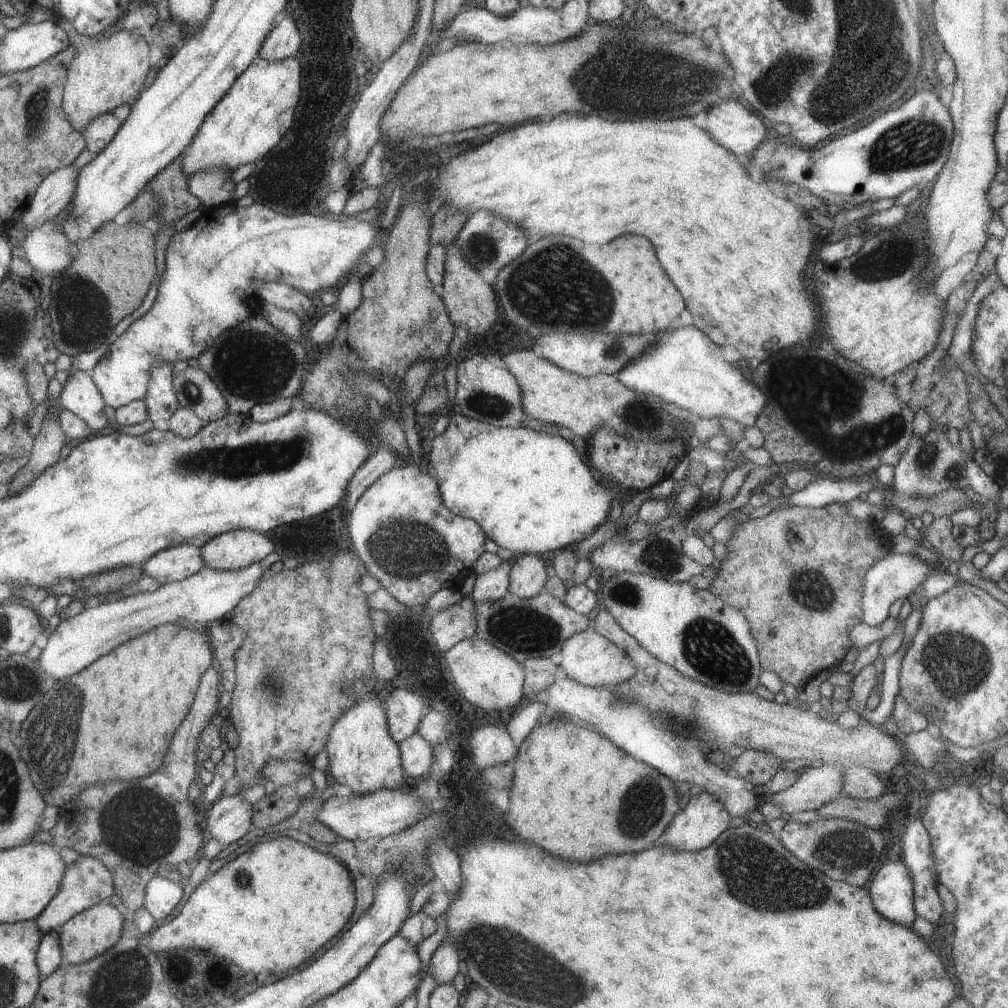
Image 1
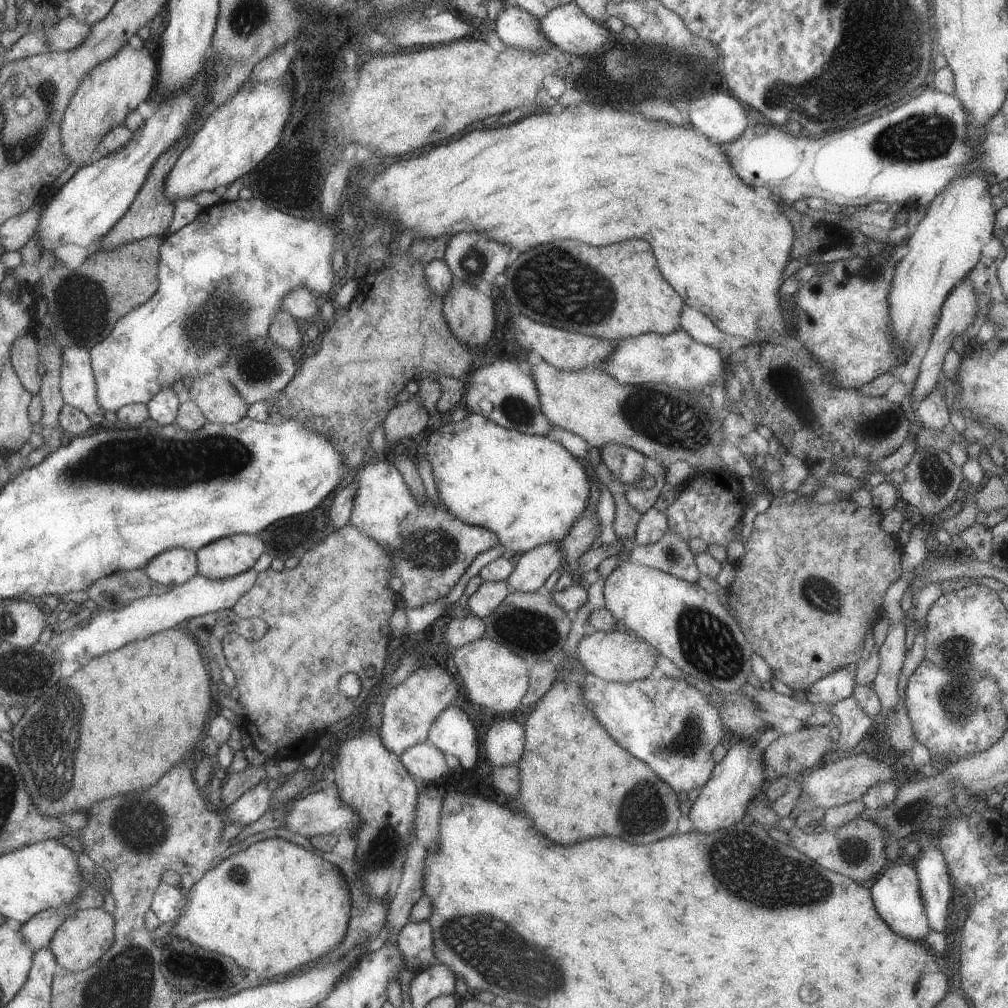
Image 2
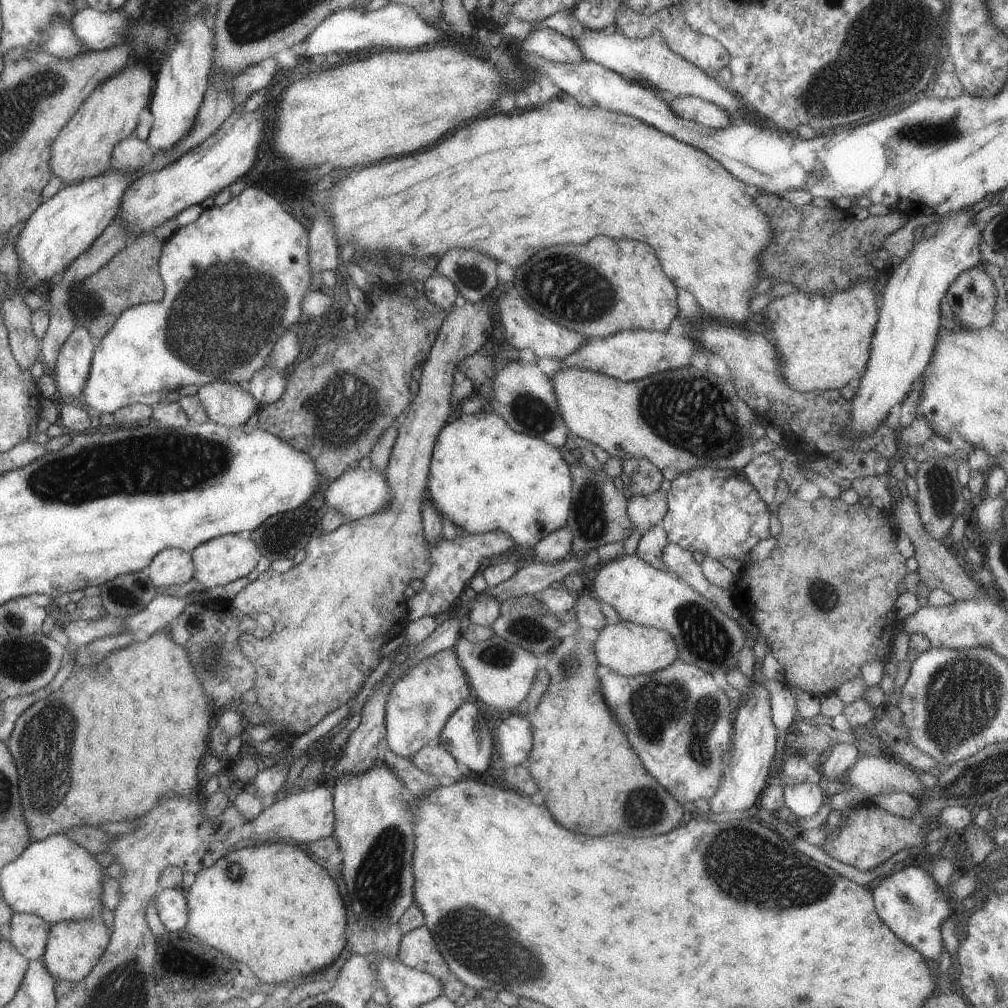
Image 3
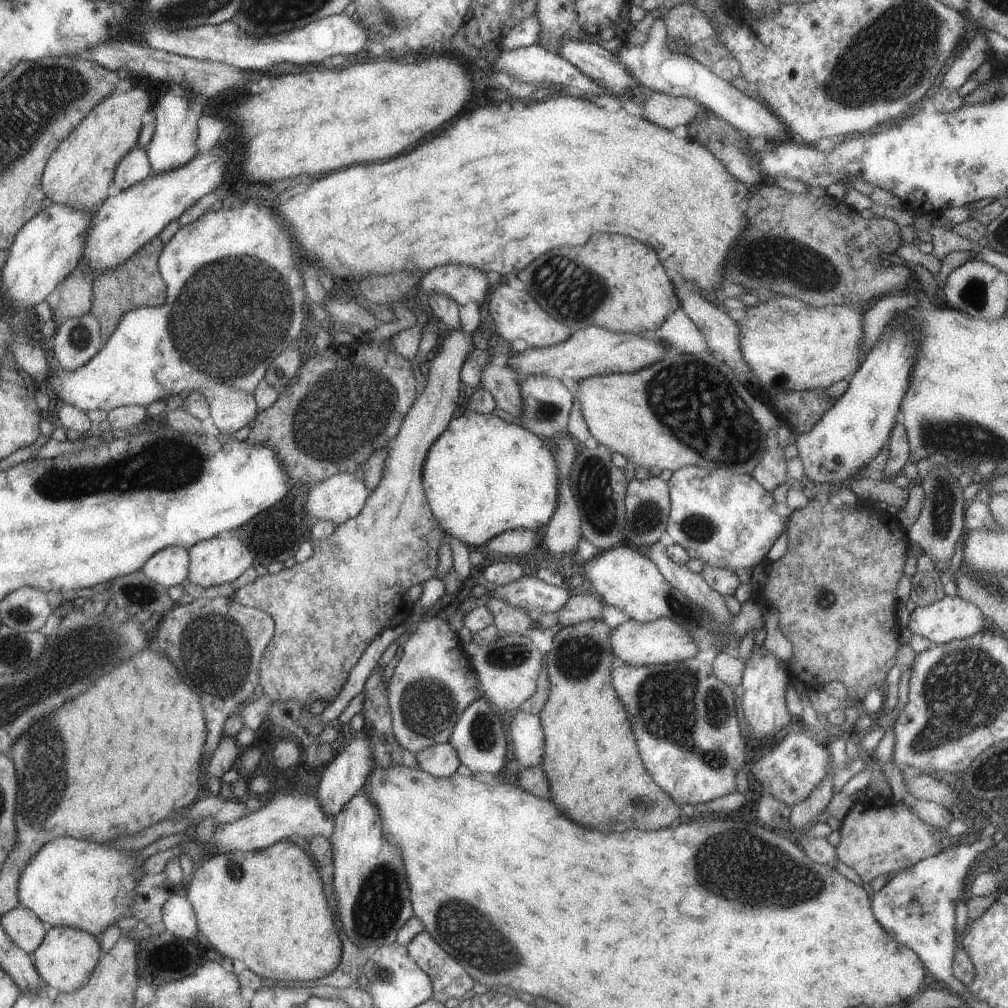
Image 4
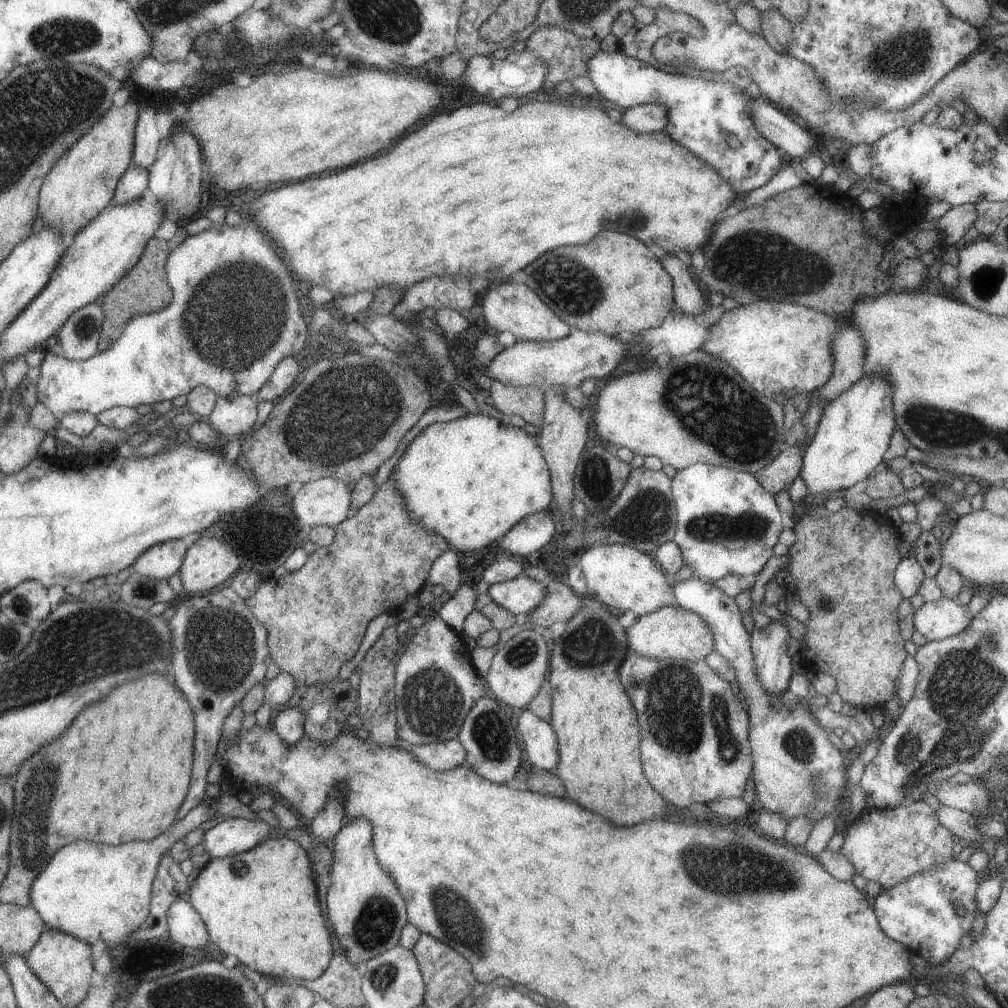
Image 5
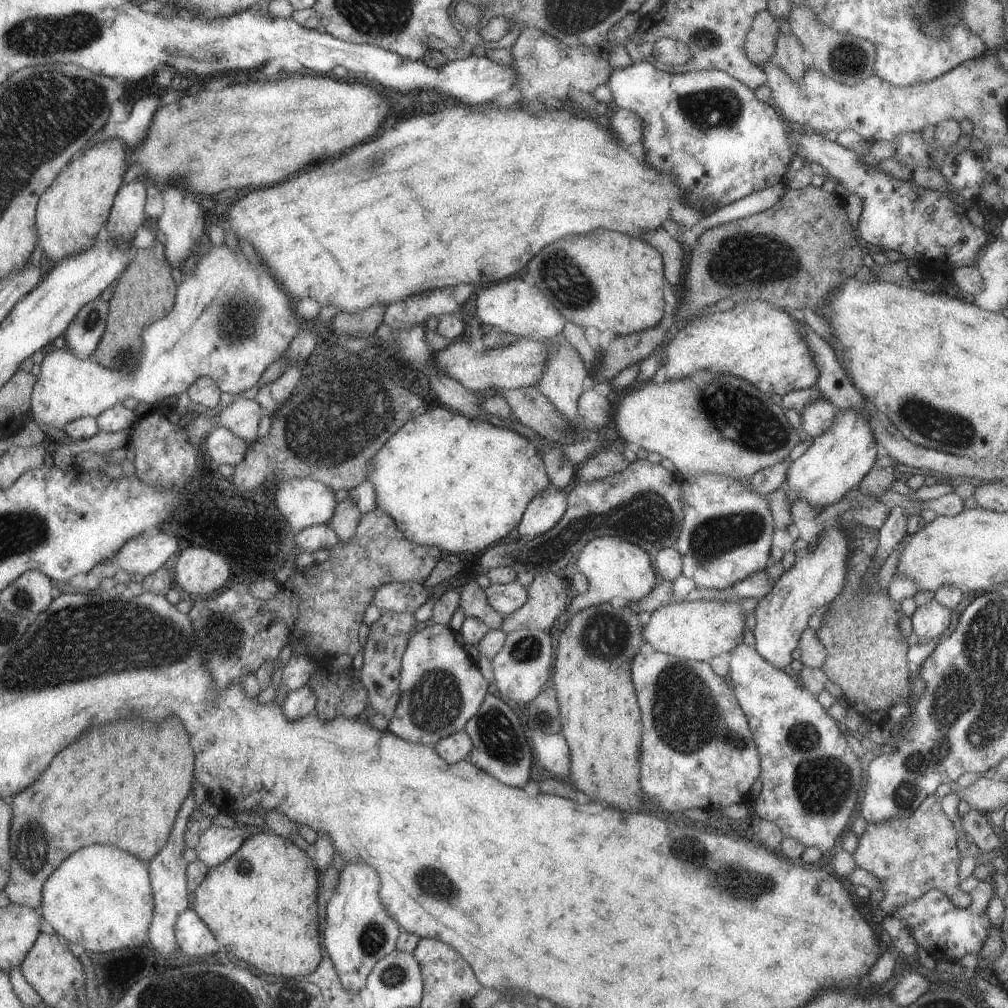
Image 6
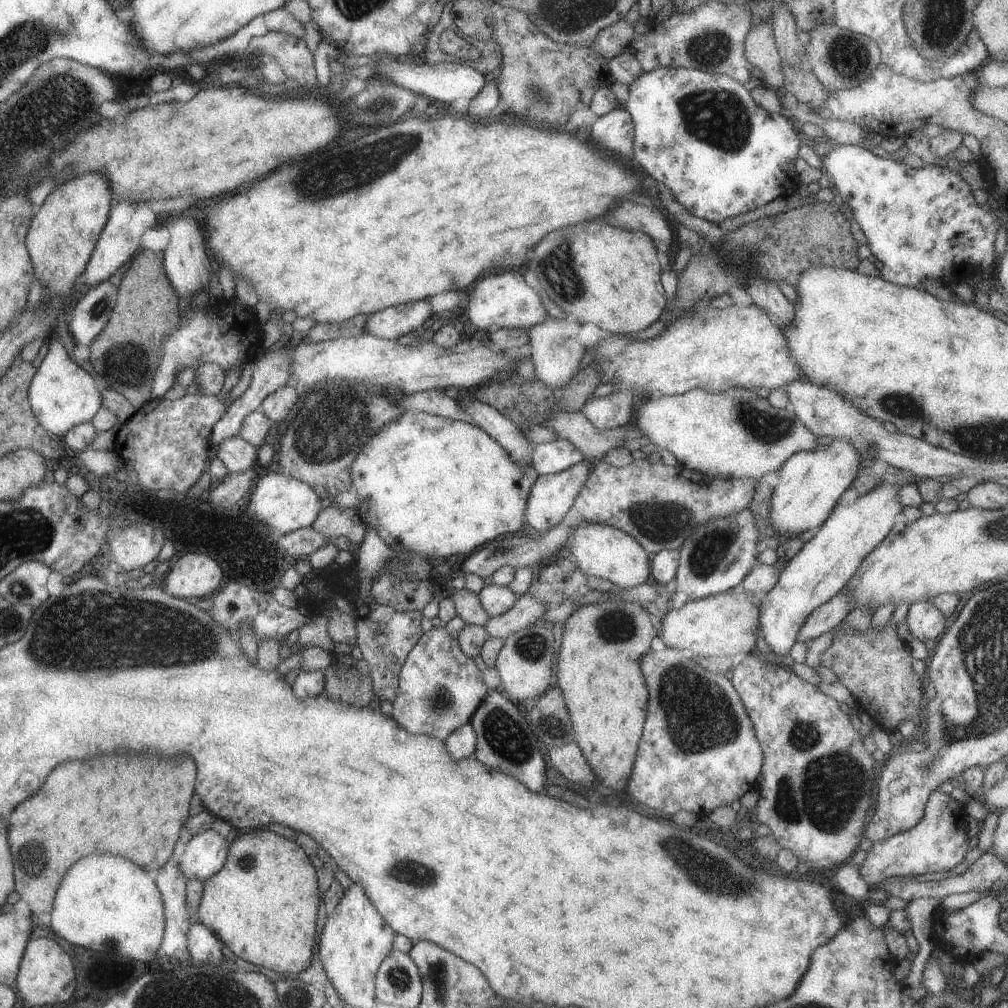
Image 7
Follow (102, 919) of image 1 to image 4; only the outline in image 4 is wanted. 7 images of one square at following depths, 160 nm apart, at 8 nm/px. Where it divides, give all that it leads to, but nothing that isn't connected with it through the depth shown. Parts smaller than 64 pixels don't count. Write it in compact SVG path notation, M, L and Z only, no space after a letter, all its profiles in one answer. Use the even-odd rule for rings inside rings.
M71 927L46 928L43 940L35 947L33 964L42 982L48 986L51 992L70 993L83 988L102 952L99 939L89 933L79 931Z

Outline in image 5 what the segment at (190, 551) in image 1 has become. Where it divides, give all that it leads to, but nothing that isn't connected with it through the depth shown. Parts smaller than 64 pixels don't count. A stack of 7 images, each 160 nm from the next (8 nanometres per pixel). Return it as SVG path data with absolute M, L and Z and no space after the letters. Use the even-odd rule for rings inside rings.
M166 540L145 549L130 564L131 571L144 577L165 579L178 572L188 541Z

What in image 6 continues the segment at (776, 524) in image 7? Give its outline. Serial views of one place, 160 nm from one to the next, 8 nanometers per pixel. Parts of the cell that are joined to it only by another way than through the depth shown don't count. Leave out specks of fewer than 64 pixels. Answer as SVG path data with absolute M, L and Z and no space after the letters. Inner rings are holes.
M837 410L829 430L809 442L805 452L789 463L783 488L790 504L796 499L804 499L816 509L841 500L848 490L858 486L874 465L878 443L866 417L853 410Z

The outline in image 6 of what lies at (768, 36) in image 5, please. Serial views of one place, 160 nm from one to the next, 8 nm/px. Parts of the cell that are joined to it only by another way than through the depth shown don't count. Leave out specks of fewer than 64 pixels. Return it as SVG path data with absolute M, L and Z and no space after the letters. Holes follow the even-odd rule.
M780 32L777 35L775 46L775 54L773 54L770 62L785 71L785 74L788 74L791 79L798 83L807 68L799 59L804 50L802 44L795 35Z

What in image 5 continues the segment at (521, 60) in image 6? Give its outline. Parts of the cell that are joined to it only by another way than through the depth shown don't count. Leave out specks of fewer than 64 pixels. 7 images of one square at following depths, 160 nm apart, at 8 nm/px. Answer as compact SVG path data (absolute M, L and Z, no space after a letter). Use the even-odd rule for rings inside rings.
M541 27L526 38L524 49L546 65L547 72L540 89L546 93L547 90L553 90L557 83L570 81L575 77L587 77L586 62L600 50L600 44L595 39L584 39L557 27Z

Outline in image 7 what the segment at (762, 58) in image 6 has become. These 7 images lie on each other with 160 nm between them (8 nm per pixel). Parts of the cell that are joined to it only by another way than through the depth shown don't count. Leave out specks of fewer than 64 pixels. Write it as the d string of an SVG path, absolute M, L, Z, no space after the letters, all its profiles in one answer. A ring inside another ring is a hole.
M761 21L750 26L744 40L745 58L761 71L763 85L781 91L785 85L783 64L776 44L770 21Z

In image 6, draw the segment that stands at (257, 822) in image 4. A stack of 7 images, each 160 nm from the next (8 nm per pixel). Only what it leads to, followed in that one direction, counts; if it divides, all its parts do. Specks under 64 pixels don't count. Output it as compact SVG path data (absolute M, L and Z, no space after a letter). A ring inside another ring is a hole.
M210 825L202 832L193 848L197 859L207 869L220 865L242 845L242 842L248 837L249 829L240 825L231 828Z

